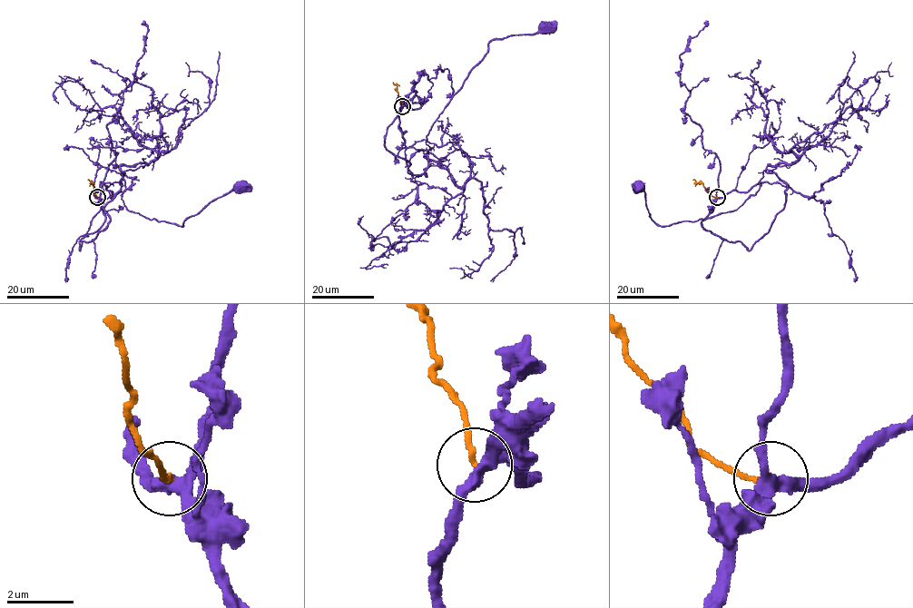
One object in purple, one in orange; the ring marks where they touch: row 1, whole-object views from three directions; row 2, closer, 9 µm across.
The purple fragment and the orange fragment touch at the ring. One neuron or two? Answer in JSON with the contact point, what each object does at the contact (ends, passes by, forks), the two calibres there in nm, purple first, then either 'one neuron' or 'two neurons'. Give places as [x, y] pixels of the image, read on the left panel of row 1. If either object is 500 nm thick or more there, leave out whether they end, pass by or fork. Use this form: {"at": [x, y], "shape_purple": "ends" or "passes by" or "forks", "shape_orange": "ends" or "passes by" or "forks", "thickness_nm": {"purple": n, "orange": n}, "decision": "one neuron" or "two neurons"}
{"at": [97, 197], "shape_purple": "forks", "shape_orange": "ends", "thickness_nm": {"purple": 320, "orange": 140}, "decision": "two neurons"}

